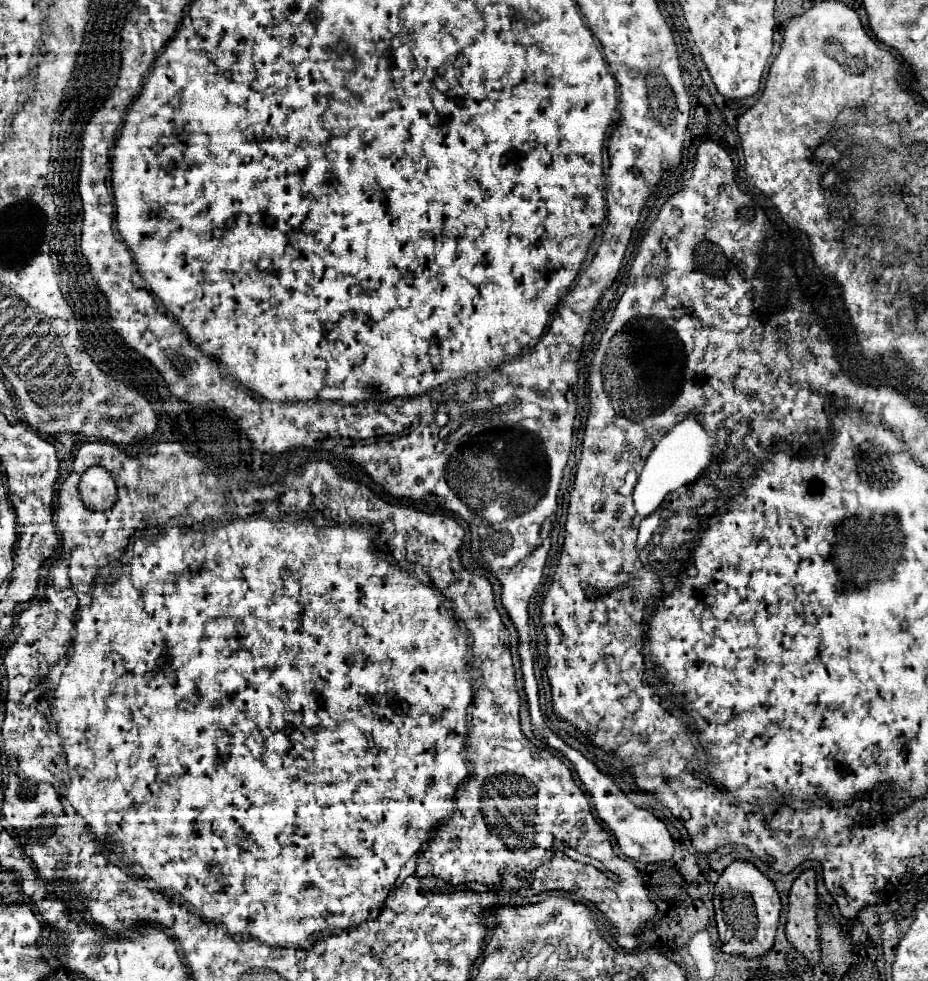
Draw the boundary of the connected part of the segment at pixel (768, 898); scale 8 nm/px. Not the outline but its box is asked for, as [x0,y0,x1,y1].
[714,859,782,959]

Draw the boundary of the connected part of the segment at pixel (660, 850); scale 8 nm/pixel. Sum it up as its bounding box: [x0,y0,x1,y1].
[544,730,674,863]

